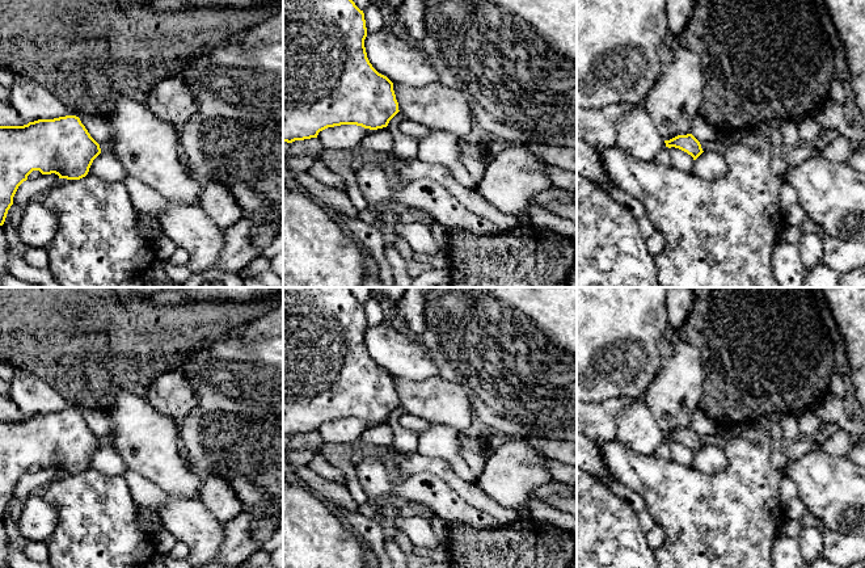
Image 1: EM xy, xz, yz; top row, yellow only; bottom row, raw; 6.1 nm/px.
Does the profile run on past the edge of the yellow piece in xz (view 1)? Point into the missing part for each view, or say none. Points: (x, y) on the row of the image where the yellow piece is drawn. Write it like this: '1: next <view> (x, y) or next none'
1: next none

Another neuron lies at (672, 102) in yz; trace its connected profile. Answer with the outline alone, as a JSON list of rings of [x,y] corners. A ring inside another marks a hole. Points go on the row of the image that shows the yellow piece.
[[[670,39],[658,49],[661,76],[645,98],[645,109],[664,140],[691,134],[692,121],[699,115],[704,96],[704,75],[701,59],[693,51],[672,46]]]

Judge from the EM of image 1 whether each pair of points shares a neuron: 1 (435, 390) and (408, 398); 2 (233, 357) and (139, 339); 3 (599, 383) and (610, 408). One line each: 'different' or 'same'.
1: same
2: different
3: different

